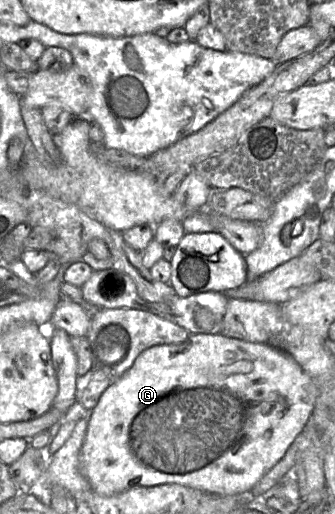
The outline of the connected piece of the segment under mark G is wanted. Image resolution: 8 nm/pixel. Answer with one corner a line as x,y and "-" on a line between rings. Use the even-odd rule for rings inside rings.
190,334
188,339
178,344
159,344
144,350
134,361
133,365
117,380
102,393
98,403
88,412
88,426
86,436
80,452
80,469
82,474
88,480
91,489
97,494
103,496
112,496
128,490
133,487
151,487
159,484
180,484
187,487
195,488
204,492
210,492
219,495
237,495
243,493
250,493
256,484
260,481
262,476
274,466
285,454
287,448
291,445
296,436
302,431
307,423
318,396
318,386
314,380
301,368
301,366
287,353
263,343
253,343
236,338
218,334

